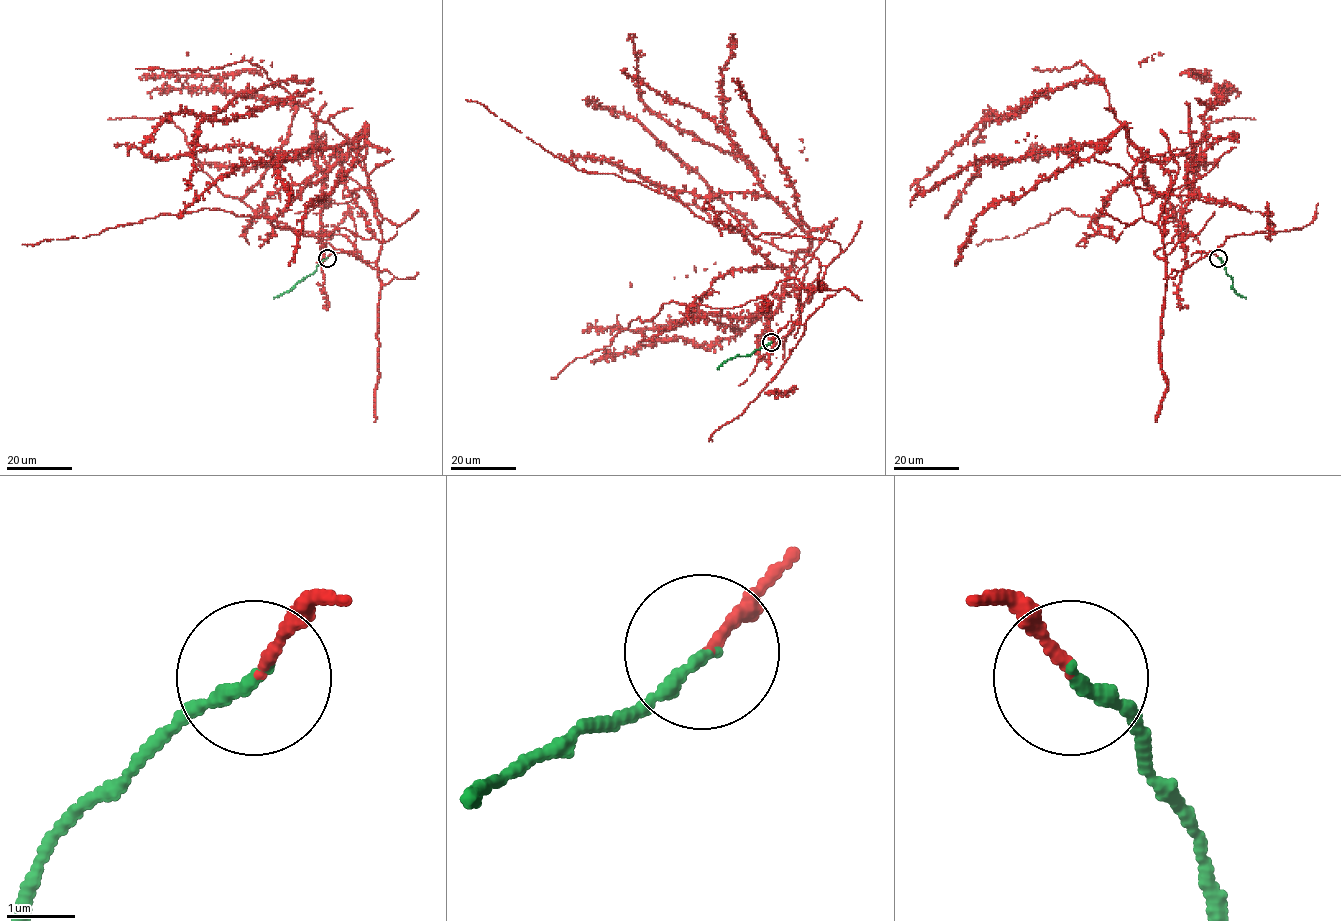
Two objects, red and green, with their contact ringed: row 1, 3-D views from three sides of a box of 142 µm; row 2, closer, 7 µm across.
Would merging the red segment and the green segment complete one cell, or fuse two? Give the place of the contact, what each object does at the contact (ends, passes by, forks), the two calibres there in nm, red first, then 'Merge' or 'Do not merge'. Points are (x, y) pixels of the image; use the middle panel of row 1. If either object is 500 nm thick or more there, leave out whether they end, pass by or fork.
Place: (771, 342). At the ring red ends. At the ring green ends. Thickness 130 nm (red) against 200 nm. Merge

